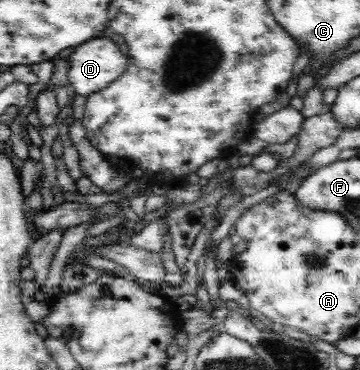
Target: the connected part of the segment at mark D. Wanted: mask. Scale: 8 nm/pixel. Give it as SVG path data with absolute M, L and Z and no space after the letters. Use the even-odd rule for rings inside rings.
M108 37L77 46L70 55L68 79L78 94L88 97L98 93L126 71L128 56L118 46Z

